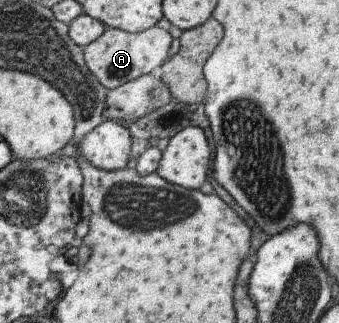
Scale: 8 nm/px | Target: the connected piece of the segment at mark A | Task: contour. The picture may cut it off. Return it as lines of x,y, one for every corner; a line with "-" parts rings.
153,25
141,32
130,33
105,27
103,34
82,49
82,57
91,74
106,88
114,89
124,82
147,74
168,58
171,36

